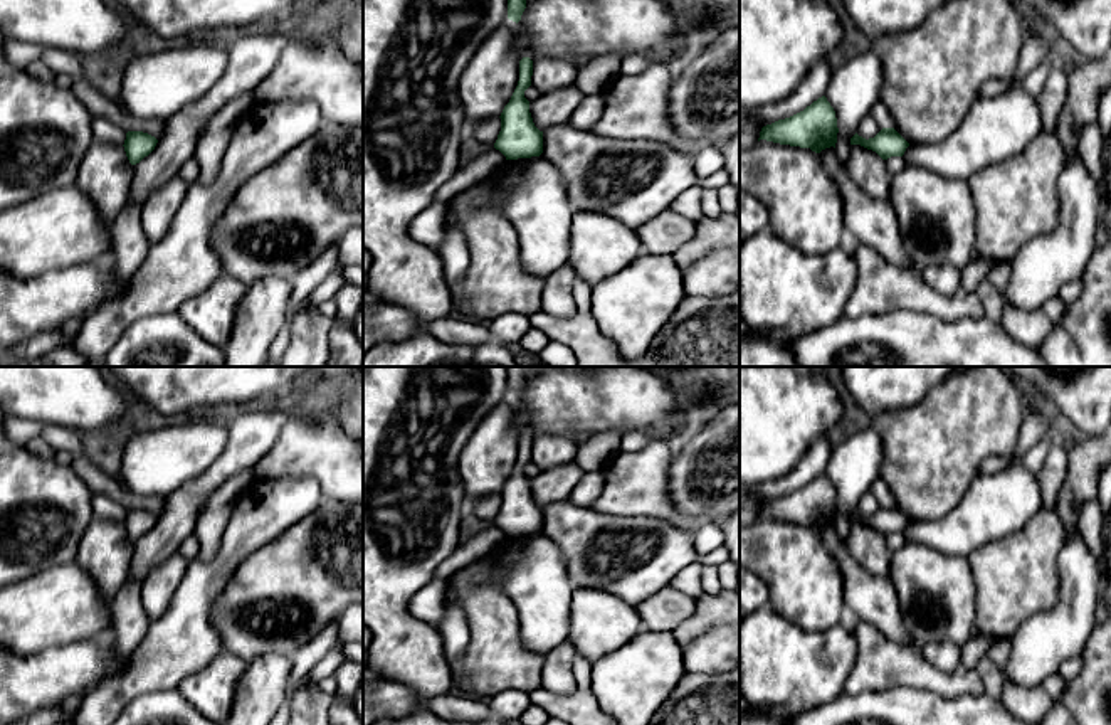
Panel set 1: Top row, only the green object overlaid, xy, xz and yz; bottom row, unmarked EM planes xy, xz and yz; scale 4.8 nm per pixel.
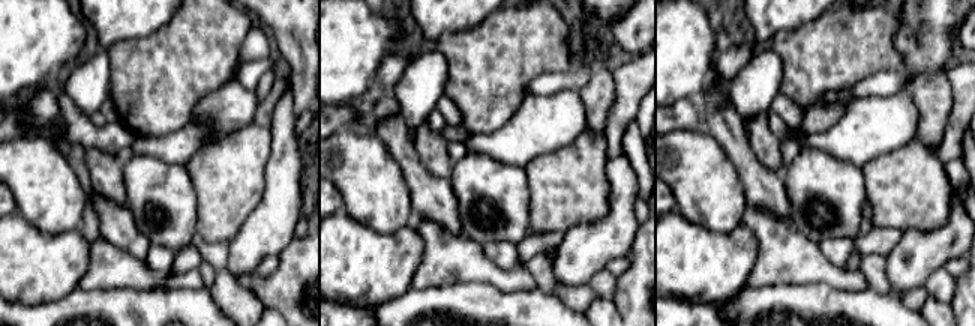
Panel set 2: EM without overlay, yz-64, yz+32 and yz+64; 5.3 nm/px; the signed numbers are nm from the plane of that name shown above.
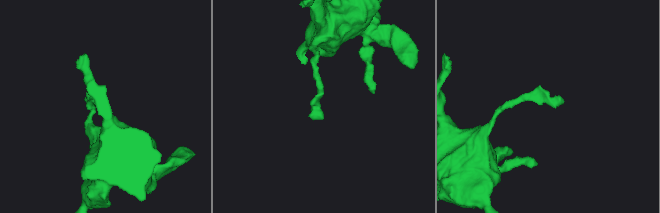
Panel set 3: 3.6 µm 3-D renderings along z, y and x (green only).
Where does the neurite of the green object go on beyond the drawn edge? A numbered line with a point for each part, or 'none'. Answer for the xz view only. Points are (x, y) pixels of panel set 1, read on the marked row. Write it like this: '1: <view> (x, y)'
none

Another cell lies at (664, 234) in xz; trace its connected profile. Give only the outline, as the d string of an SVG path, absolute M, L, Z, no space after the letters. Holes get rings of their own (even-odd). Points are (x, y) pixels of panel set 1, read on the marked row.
M669 209L640 225L635 232L645 254L672 256L694 237L696 222Z

